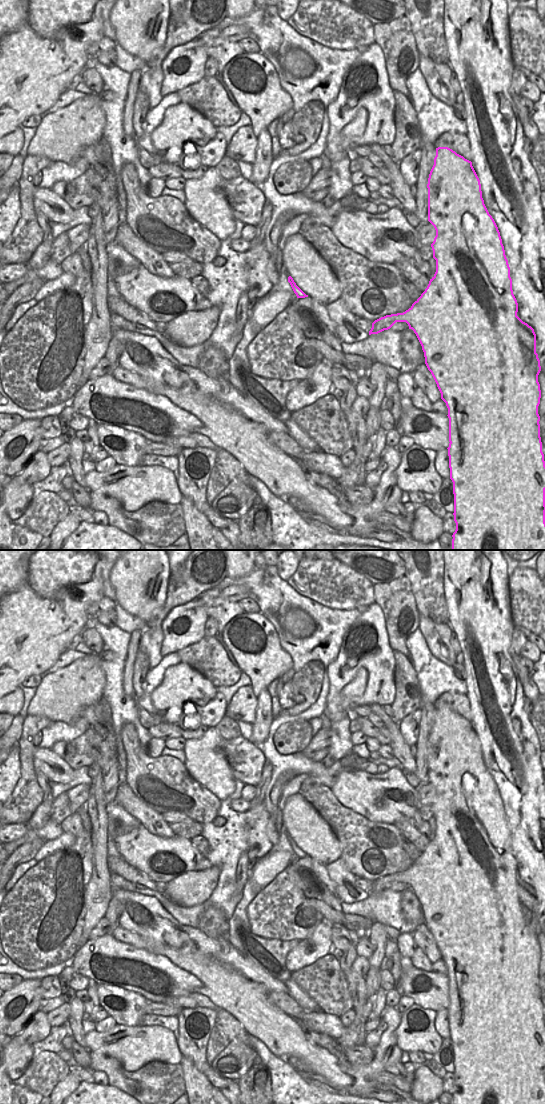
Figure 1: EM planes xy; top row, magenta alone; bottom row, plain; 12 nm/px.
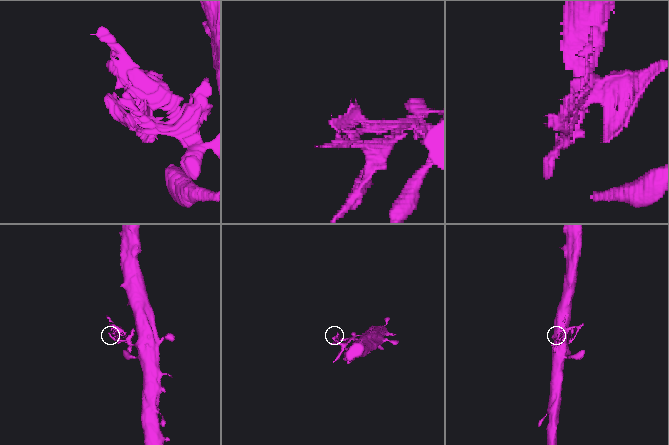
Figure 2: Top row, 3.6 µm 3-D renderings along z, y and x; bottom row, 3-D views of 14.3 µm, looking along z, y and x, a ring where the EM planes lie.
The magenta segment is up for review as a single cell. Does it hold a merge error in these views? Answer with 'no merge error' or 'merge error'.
merge error

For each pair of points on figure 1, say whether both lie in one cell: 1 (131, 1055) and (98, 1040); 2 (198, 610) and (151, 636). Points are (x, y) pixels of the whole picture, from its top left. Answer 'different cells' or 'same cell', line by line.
1: same cell
2: different cells

